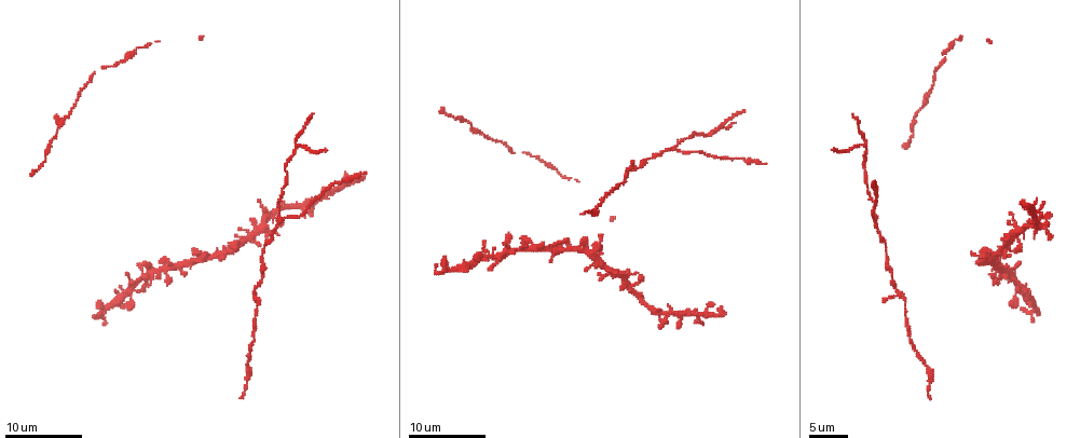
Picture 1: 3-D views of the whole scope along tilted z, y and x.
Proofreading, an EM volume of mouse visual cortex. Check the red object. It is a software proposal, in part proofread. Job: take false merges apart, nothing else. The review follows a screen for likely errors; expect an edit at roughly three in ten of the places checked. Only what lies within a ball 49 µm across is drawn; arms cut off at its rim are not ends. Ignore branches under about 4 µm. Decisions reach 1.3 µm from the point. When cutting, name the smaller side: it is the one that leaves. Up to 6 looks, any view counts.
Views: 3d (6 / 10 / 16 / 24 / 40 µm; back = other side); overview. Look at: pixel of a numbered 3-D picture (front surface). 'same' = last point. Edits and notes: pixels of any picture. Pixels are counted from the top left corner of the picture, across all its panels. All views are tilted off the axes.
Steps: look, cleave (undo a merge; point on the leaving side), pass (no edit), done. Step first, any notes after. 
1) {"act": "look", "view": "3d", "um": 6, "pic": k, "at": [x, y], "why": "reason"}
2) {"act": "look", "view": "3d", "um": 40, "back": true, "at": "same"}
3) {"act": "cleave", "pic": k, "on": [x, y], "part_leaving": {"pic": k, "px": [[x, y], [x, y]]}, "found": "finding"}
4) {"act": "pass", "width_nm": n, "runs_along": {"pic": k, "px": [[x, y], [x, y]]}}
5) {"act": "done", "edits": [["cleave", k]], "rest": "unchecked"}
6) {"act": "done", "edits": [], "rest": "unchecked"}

{"act": "look", "view": "3d", "um": 10, "pic": 1, "at": [675, 149], "why": "a fork"}

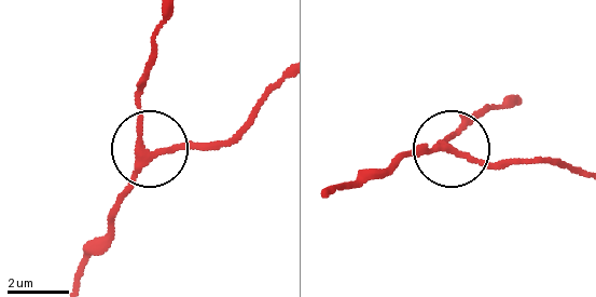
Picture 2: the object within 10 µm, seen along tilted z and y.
{"act": "pass", "side_arm_um": 14, "runs_along": {"pic": 2, "px": [[75, 277], [142, 158], [232, 145]]}, "found": "continuous, no second neuron"}

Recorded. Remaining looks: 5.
{"act": "look", "view": "3d", "um": 10, "pic": 1, "at": [867, 146], "why": "three arms meet"}

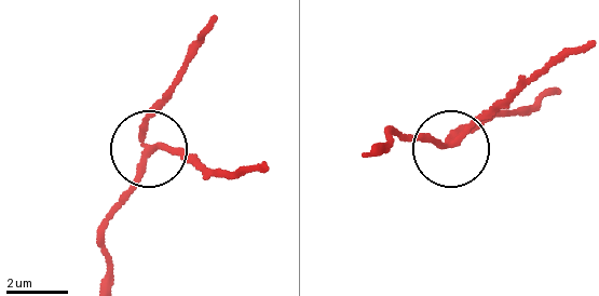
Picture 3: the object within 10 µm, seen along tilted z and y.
{"act": "cleave", "pic": 3, "on": [178, 150], "side_arm_um": 6, "part_leaving": {"pic": 3, "px": [[152, 151], [182, 147], [212, 167], [267, 167]]}, "found": "two neurons meet here"}

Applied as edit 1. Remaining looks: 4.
{"act": "look", "view": "overview"}

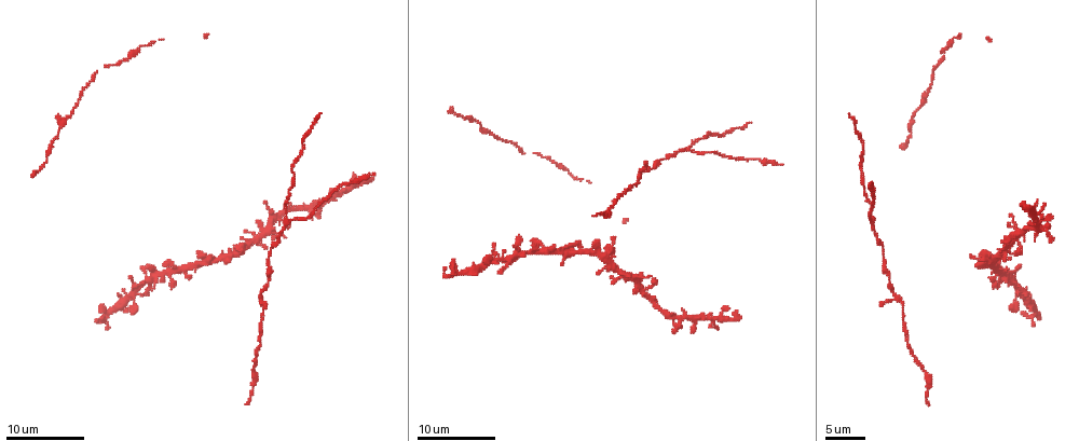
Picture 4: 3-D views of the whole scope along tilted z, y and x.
{"act": "look", "view": "3d", "um": 16, "pic": 4, "at": [155, 274], "why": "four or more arms meet"}

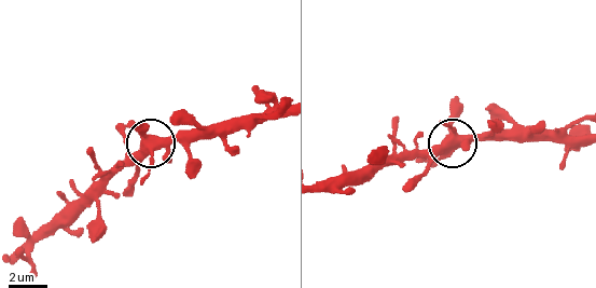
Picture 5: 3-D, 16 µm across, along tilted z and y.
{"act": "pass", "side_arm_um": 12, "found": "all the same neuron"}

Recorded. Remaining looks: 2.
{"act": "done", "edits": [["cleave", 3]], "rest": "unchecked"}

